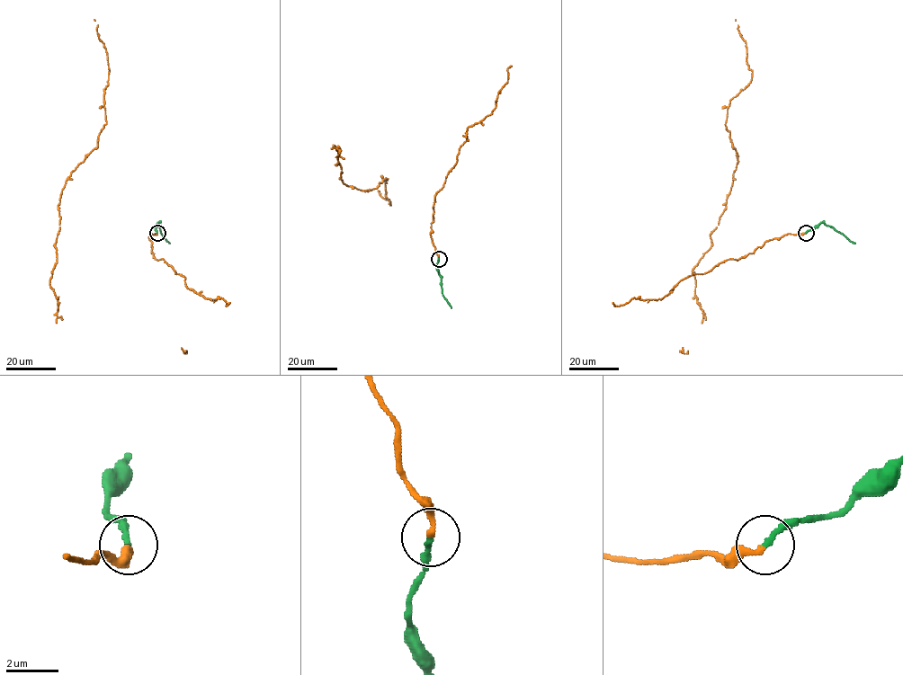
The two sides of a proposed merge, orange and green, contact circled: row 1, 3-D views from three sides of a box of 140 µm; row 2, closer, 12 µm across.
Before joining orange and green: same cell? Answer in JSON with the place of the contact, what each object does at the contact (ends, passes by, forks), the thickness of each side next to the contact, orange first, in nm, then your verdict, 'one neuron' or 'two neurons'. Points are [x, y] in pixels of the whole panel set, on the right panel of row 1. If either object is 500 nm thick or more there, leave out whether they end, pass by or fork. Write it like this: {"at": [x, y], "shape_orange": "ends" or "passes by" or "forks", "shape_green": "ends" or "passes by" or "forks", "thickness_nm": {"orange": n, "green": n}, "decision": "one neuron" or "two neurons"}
{"at": [806, 233], "shape_orange": "ends", "shape_green": "ends", "thickness_nm": {"orange": 240, "green": 200}, "decision": "one neuron"}

